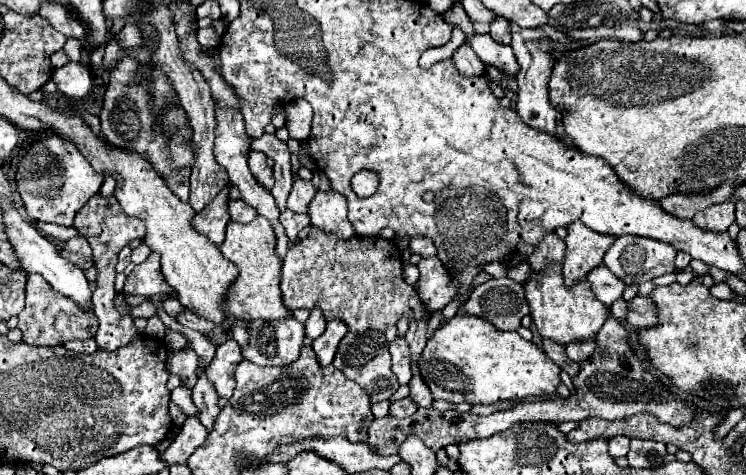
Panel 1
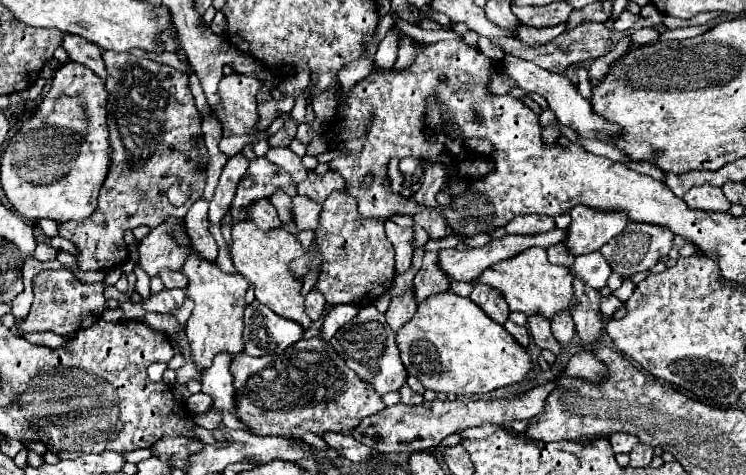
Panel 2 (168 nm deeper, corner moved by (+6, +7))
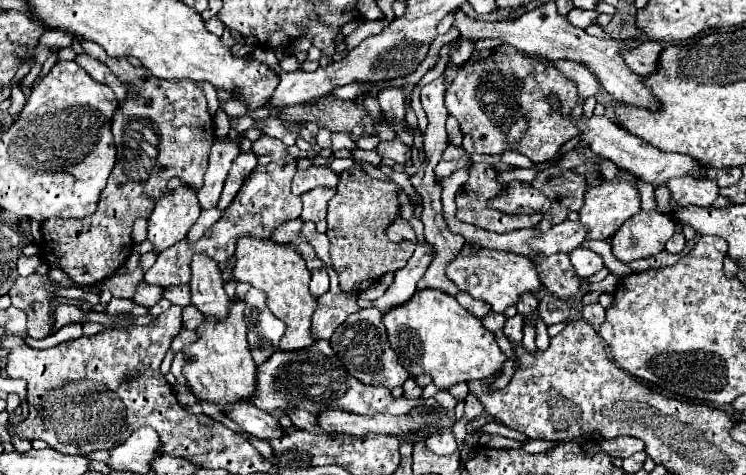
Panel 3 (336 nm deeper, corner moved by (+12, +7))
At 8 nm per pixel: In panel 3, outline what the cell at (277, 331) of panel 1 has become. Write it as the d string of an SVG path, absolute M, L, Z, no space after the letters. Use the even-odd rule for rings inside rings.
M250 289L240 299L246 303L244 321L248 325L248 345L252 359L256 363L264 363L278 349L278 341L284 335L286 325L268 309L266 295L262 291Z

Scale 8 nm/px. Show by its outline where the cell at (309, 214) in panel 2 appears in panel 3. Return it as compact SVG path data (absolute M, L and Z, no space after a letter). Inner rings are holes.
M320 187L320 189L312 189L308 193L302 195L302 219L304 221L320 221L326 217L326 205L328 201L334 197L334 189L326 189L326 187Z

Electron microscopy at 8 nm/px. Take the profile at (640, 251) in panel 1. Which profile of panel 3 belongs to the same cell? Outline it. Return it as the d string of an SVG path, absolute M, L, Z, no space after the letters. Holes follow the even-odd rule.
M640 211L632 215L610 239L612 255L630 265L636 259L652 257L664 251L666 241L674 235L676 223L660 211Z

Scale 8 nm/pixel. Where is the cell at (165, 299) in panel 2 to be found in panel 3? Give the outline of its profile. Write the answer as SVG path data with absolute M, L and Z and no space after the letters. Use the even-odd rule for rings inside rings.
M140 283L138 287L136 287L136 295L134 295L134 301L138 303L138 305L142 305L142 307L154 307L160 299L162 299L162 293L164 293L164 289L160 289L160 287L156 287L156 285L148 285L148 283Z

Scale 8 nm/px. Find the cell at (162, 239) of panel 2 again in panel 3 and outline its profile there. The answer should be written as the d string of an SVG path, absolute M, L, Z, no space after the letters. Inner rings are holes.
M170 181L168 189L170 193L156 203L148 217L148 241L154 245L156 255L186 239L202 211L196 193L182 181Z

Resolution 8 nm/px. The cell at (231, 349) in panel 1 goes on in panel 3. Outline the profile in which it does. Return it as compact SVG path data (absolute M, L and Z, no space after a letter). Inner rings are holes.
M238 401L236 405L232 405L232 409L228 409L226 413L236 425L240 425L244 431L252 433L258 439L274 439L274 437L282 437L282 427L280 423L268 415L262 413L260 409L256 409L250 401Z

